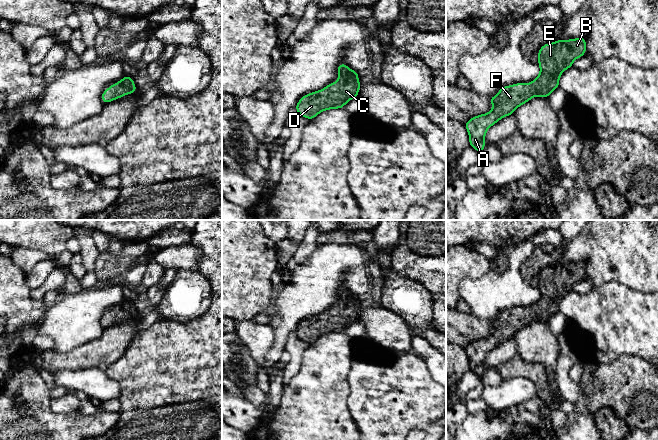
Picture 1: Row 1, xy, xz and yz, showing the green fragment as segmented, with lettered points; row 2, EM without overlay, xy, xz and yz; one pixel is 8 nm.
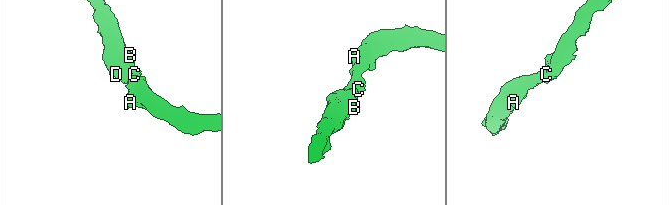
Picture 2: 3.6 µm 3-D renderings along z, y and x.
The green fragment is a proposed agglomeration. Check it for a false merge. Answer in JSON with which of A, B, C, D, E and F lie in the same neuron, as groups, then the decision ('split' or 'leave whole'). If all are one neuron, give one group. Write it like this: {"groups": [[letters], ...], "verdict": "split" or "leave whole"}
{"groups": [["A", "B", "C", "D", "E", "F"]], "verdict": "leave whole"}

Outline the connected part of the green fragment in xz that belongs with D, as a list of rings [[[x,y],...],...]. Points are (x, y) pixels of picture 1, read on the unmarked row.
[[[341,287],[337,297],[336,306],[300,322],[295,331],[299,339],[311,344],[322,335],[343,332],[351,323],[358,320],[361,311],[358,296]]]

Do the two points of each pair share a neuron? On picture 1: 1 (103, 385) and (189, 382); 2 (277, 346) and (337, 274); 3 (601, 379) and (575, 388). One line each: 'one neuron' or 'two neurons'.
1: two neurons
2: one neuron
3: two neurons

